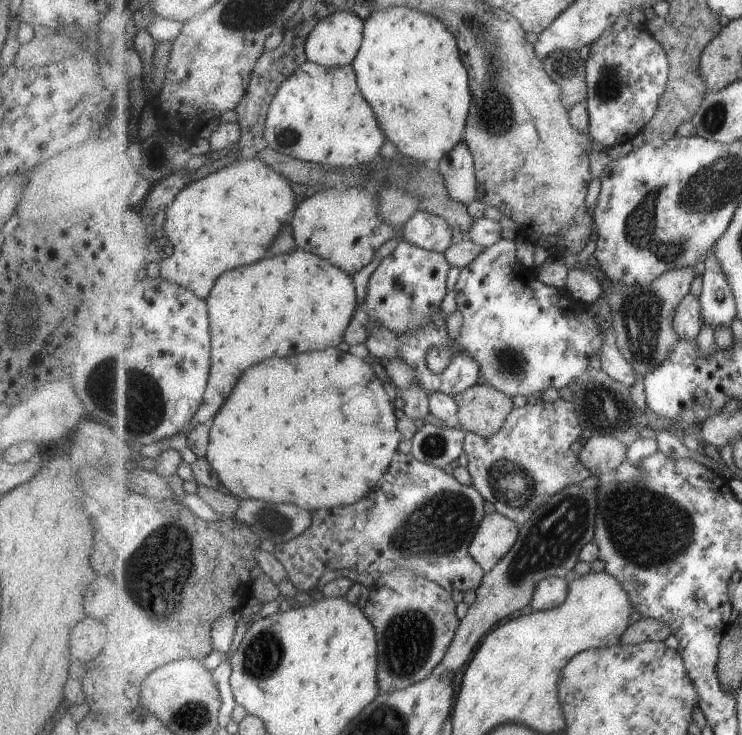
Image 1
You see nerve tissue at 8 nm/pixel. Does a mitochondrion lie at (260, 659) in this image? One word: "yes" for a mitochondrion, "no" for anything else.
yes

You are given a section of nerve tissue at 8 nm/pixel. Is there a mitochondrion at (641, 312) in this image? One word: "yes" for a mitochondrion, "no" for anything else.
yes

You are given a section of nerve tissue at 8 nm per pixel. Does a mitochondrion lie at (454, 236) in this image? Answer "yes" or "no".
no

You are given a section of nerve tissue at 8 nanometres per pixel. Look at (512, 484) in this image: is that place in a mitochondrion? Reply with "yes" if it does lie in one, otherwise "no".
yes

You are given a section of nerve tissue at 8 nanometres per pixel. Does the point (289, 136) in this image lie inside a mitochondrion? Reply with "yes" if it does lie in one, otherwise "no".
yes

